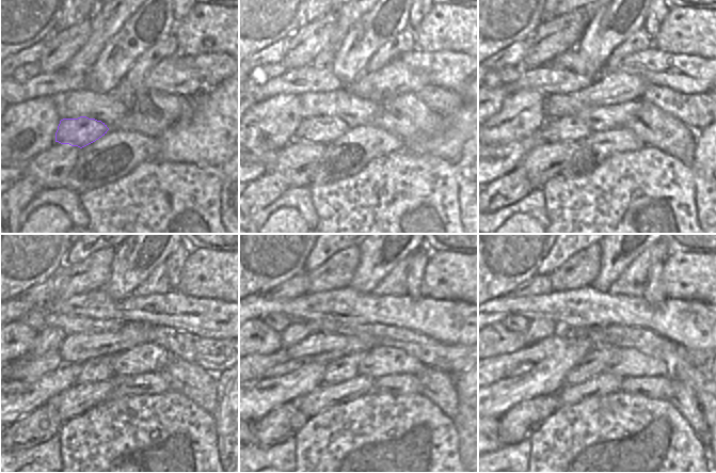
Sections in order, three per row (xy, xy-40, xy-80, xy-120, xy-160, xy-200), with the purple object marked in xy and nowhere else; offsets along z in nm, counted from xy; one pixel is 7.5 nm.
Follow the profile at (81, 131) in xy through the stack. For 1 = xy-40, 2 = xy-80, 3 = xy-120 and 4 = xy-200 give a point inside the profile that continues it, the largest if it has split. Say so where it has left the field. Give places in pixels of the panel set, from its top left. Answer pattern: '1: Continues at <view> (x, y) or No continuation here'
1: Continues at xy-40 (321, 129)
2: Continues at xy-80 (565, 128)
3: Continues at xy-120 (100, 368)
4: Continues at xy-200 (594, 363).

